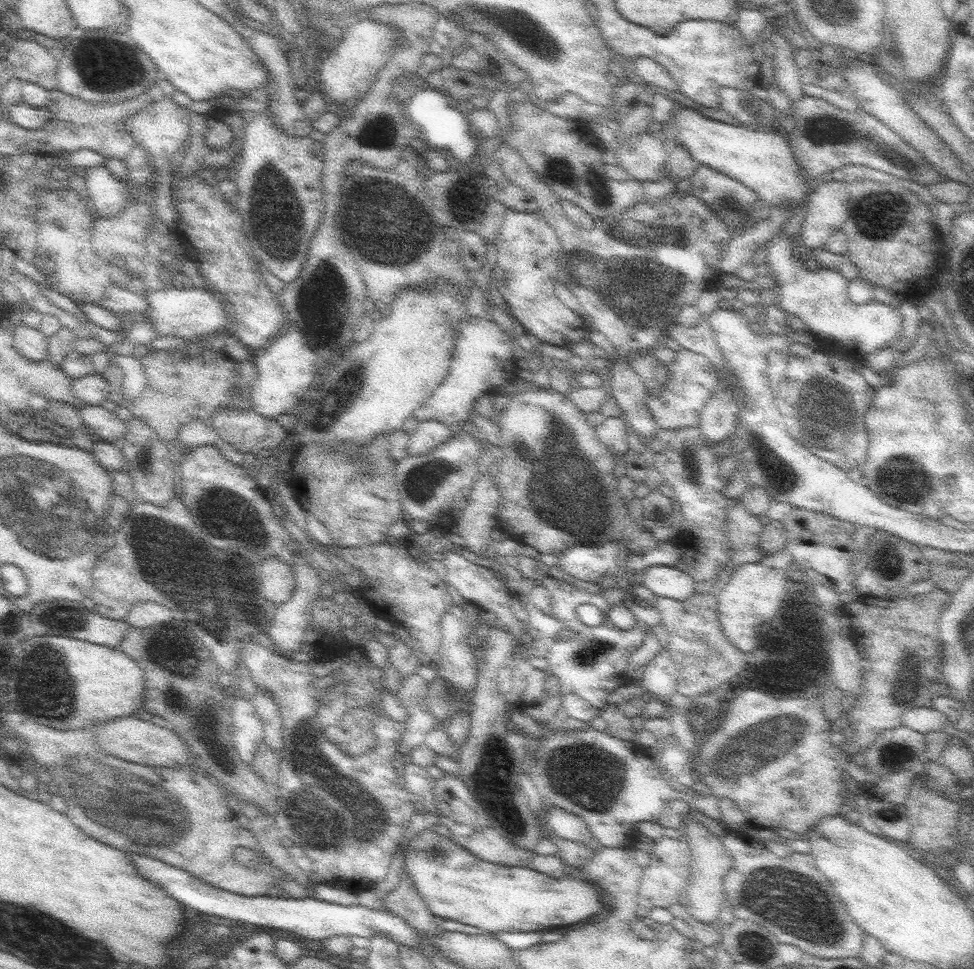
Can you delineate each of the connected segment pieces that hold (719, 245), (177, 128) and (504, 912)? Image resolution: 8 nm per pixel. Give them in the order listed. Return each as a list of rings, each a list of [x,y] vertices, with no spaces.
[[[507,142],[499,144],[491,160],[495,162],[495,166],[501,168],[507,182],[519,186],[537,202],[537,212],[559,236],[561,252],[557,258],[557,274],[555,274],[557,282],[565,284],[571,290],[571,294],[577,298],[581,306],[581,312],[587,324],[595,328],[599,334],[603,334],[607,342],[611,342],[611,346],[615,348],[613,352],[615,356],[611,356],[611,364],[613,364],[611,394],[621,410],[621,418],[625,420],[627,428],[631,428],[639,436],[643,452],[649,454],[651,440],[657,432],[657,424],[645,404],[649,388],[645,386],[641,376],[633,370],[631,356],[643,354],[647,350],[657,350],[665,342],[665,332],[677,324],[677,316],[681,308],[695,304],[703,290],[719,286],[719,278],[723,278],[719,270],[721,254],[735,232],[729,230],[699,198],[693,198],[691,194],[679,194],[679,192],[673,192],[669,198],[665,198],[661,204],[655,204],[655,206],[635,204],[625,214],[595,220],[595,226],[591,230],[583,230],[565,218],[561,200],[553,194],[553,190],[547,184],[543,184],[543,180],[533,172],[533,168],[521,158],[521,154],[507,146]]]
[[[163,96],[159,102],[153,102],[151,106],[143,106],[137,114],[129,116],[129,120],[125,122],[125,130],[129,130],[129,134],[133,136],[133,140],[137,144],[141,144],[147,154],[149,154],[149,160],[155,168],[155,180],[151,186],[159,186],[161,190],[169,192],[167,186],[169,186],[169,180],[171,180],[171,174],[169,174],[169,162],[173,158],[173,154],[183,148],[183,146],[189,146],[189,134],[191,134],[191,112],[187,108],[181,108],[179,104],[175,104],[171,100],[171,96]]]
[[[433,828],[423,830],[417,834],[409,848],[405,852],[405,864],[403,872],[411,874],[411,880],[417,884],[419,894],[425,898],[429,910],[443,918],[443,920],[459,920],[469,926],[481,928],[485,934],[499,934],[499,932],[537,932],[543,928],[553,926],[567,926],[573,922],[589,922],[591,916],[607,908],[601,902],[601,890],[597,890],[595,884],[591,884],[583,876],[561,876],[551,878],[547,874],[541,874],[537,870],[531,870],[529,866],[501,866],[485,862],[477,856],[473,856],[465,844],[455,844],[449,836],[439,836],[433,832]]]

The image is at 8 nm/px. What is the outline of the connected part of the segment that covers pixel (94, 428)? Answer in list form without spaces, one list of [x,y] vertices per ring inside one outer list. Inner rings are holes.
[[[81,406],[79,414],[83,418],[85,428],[95,436],[95,440],[103,440],[113,444],[115,440],[125,438],[127,424],[115,416],[115,410],[105,410],[103,406]]]

